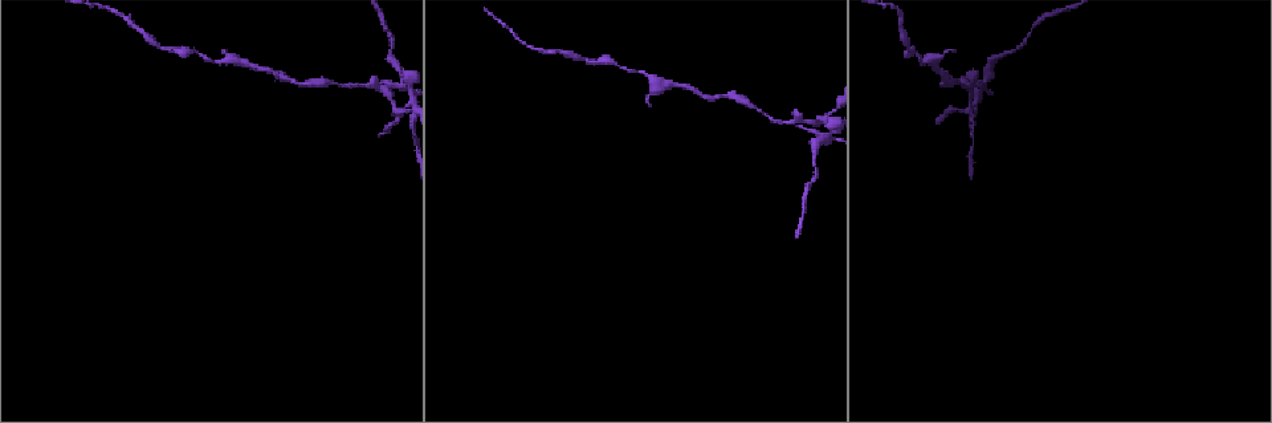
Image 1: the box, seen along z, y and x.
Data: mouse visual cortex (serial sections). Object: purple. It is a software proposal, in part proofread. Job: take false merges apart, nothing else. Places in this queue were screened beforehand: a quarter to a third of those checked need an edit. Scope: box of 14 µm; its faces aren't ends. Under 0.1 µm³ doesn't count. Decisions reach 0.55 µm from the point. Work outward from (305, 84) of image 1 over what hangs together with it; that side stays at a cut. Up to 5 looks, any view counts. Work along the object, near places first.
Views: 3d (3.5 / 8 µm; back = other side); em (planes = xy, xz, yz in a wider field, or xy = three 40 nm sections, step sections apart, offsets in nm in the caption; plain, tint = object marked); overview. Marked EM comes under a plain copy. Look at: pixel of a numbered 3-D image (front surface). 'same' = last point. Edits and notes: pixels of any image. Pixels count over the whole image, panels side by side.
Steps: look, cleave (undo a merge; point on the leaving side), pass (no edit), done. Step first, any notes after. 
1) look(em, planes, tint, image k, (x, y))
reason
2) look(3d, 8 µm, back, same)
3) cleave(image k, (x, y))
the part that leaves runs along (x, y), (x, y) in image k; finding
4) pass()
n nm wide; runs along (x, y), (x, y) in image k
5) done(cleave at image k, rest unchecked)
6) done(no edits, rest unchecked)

look(3d, 3.5 µm, image 1, (366, 84))
arms run side by side

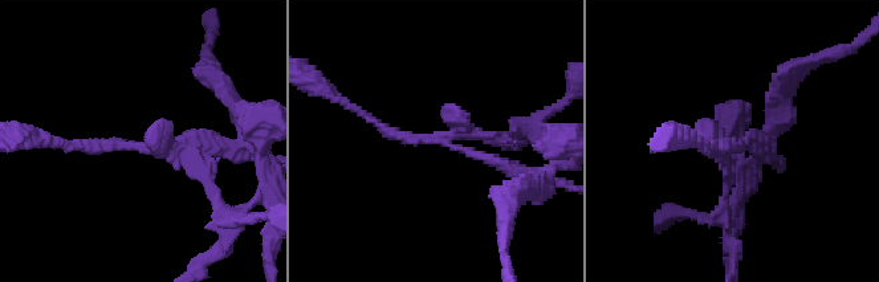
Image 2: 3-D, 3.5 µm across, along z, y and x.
look(em, xy, step 1, tint, image 2, (139, 145))
3 arms; arms of 100, 150, 150 nm

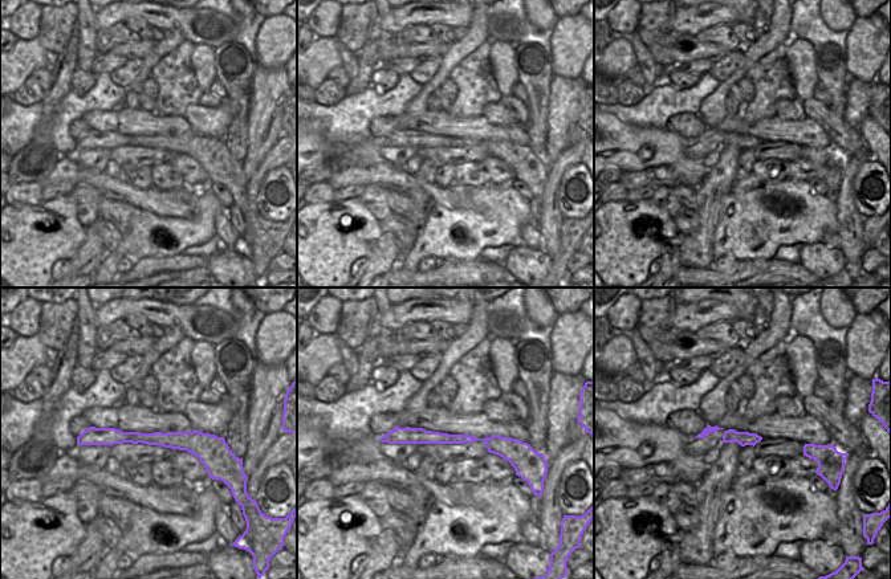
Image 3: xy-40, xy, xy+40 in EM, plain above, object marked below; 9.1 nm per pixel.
cleave(image 2, (549, 152))
two cells meet here

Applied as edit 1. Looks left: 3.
look(overview)

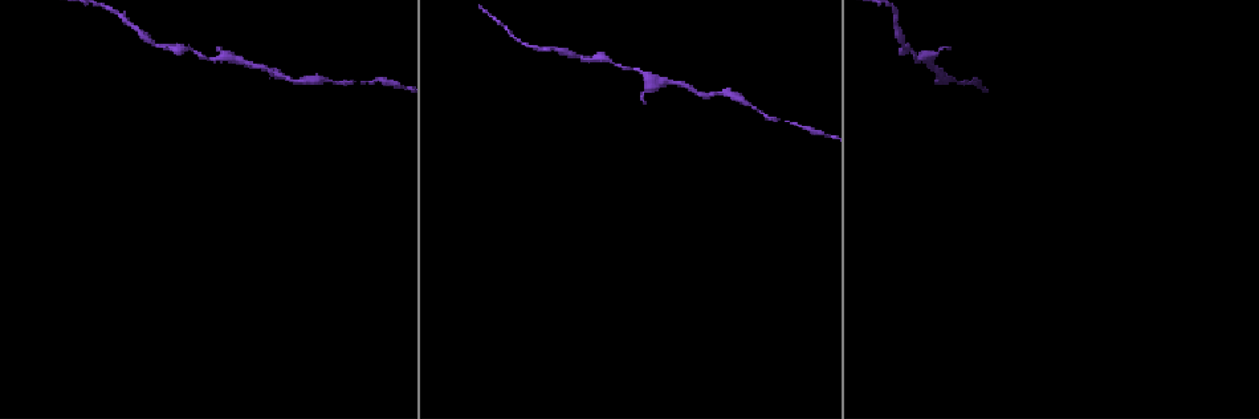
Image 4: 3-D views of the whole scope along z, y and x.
look(3d, 3.5 µm, image 4, (208, 59))
thin neck

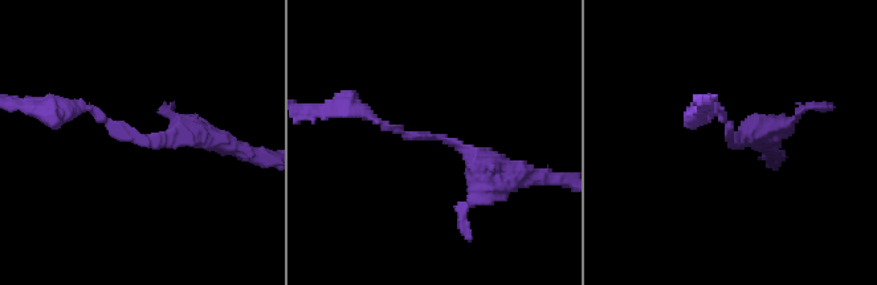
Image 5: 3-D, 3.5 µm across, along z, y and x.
look(em, xy, step 5, tint, image 5, (133, 136))
need the tissue

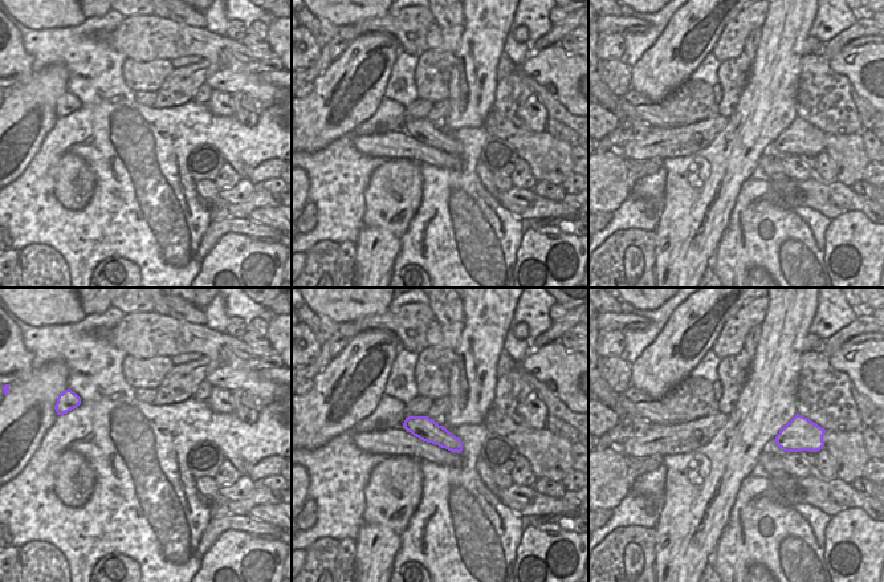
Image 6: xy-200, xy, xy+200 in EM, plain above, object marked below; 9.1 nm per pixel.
pass()
arms of 100, 300 nm; runs along (509, 172), (452, 142), (407, 135), (358, 109) in image 5; one cell here

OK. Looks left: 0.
done(cleave at image 2, rest unchecked)

